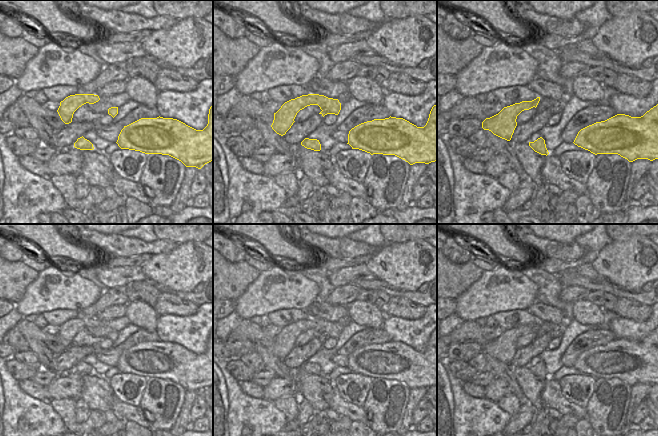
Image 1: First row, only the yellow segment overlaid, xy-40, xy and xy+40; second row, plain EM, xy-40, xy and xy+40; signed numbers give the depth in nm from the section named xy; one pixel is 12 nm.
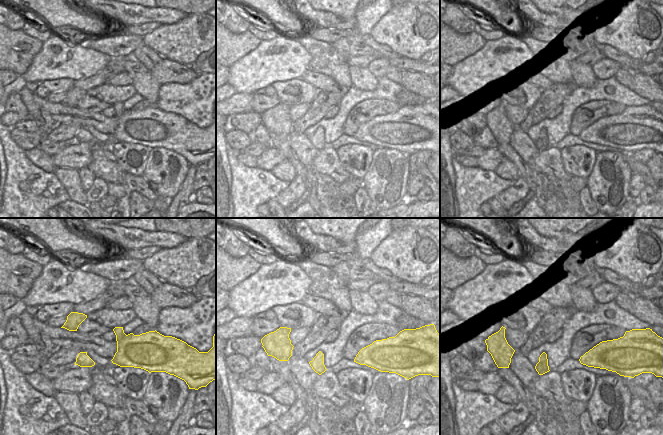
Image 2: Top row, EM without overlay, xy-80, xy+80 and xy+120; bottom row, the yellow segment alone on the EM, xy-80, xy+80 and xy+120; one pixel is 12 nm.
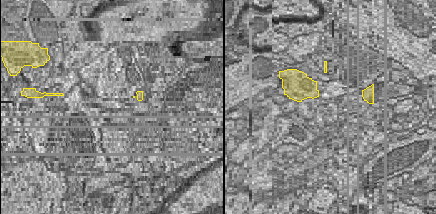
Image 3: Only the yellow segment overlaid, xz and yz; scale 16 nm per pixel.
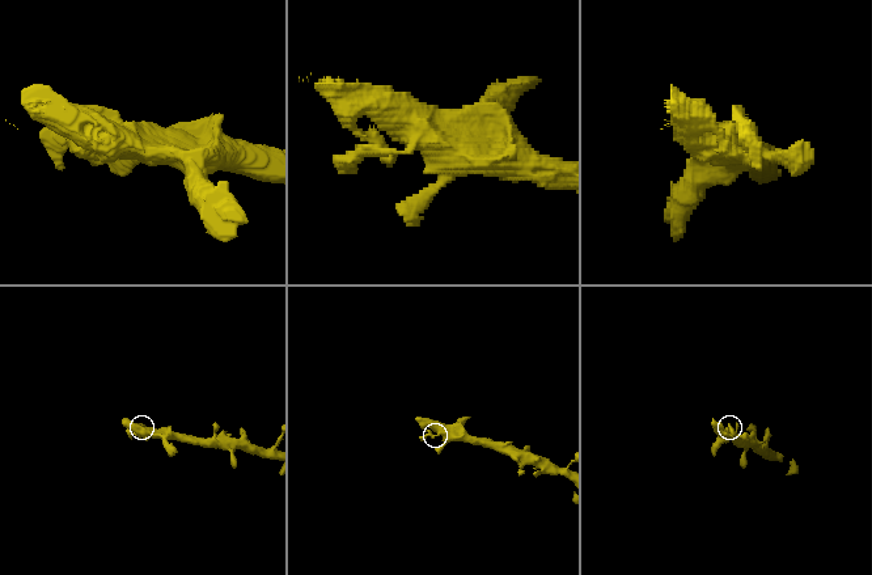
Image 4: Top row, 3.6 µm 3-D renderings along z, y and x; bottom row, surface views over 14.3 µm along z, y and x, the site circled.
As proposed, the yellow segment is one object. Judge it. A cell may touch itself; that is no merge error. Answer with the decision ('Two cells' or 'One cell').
One cell.

